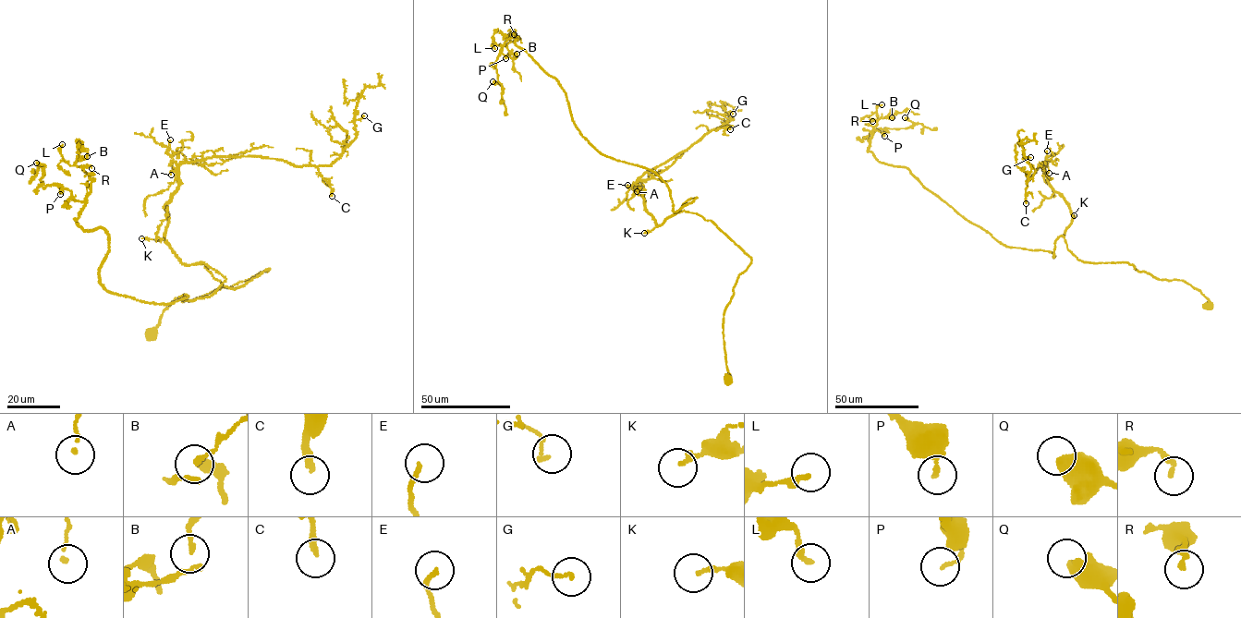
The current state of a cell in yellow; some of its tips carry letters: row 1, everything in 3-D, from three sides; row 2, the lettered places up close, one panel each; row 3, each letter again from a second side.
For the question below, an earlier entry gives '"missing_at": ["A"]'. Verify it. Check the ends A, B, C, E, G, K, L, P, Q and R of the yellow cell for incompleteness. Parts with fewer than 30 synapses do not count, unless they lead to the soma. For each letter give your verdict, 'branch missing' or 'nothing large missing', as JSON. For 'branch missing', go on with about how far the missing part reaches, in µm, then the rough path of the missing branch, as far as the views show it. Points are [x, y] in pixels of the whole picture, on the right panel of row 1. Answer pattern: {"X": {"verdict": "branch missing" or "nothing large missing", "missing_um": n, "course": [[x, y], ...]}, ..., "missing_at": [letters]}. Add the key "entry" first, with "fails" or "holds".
{"entry": "fails", "A": {"verdict": "nothing large missing"}, "B": {"verdict": "nothing large missing"}, "C": {"verdict": "branch missing", "missing_um": 45, "course": [[1026, 203], [1022, 225], [1010, 233], [1007, 229], [998, 233]]}, "E": {"verdict": "nothing large missing"}, "G": {"verdict": "nothing large missing"}, "K": {"verdict": "nothing large missing"}, "L": {"verdict": "nothing large missing"}, "P": {"verdict": "nothing large missing"}, "Q": {"verdict": "nothing large missing"}, "R": {"verdict": "nothing large missing"}, "missing_at": ["C"]}

